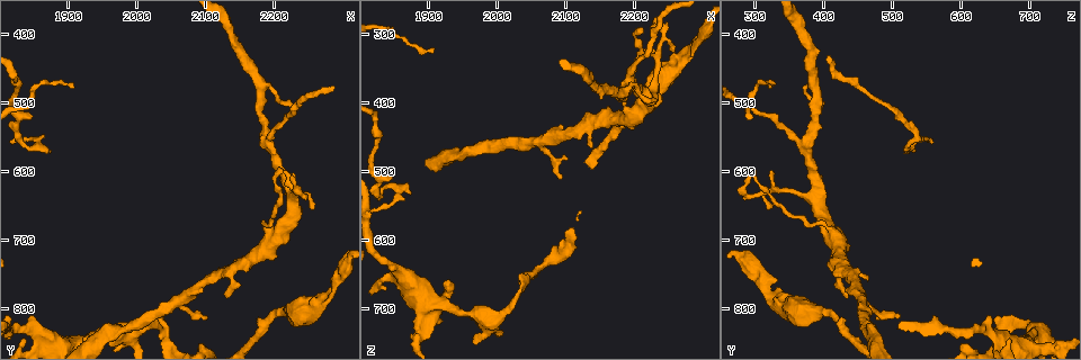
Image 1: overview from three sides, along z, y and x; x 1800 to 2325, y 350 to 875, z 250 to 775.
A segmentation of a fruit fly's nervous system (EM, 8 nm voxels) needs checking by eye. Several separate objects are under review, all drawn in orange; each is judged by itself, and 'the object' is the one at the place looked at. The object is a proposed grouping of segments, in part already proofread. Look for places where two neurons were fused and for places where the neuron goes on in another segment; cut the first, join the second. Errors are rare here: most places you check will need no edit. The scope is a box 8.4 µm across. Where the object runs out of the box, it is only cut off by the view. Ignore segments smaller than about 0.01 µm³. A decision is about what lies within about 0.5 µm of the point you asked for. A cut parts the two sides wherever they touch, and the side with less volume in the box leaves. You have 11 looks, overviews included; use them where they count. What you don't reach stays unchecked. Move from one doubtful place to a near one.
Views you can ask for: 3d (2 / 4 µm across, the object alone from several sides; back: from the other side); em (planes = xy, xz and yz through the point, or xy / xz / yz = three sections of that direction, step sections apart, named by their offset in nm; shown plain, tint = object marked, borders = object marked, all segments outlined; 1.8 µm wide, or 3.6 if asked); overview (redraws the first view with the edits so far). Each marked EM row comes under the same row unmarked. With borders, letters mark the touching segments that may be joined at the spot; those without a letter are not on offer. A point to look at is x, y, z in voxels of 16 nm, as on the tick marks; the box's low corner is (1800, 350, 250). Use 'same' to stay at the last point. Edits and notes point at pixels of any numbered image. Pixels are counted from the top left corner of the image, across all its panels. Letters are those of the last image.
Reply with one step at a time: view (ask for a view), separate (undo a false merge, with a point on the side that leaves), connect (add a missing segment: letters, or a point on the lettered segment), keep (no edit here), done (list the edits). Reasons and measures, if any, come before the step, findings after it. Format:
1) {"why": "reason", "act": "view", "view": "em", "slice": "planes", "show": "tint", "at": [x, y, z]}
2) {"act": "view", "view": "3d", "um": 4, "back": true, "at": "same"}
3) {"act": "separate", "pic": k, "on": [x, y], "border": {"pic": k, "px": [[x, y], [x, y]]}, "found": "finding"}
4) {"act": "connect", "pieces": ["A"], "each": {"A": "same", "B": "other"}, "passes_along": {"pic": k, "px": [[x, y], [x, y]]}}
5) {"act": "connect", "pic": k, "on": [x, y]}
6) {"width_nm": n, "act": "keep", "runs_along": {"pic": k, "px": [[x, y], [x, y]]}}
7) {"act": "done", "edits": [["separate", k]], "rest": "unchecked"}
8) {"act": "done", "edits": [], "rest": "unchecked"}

{"why": "thin end", "act": "view", "view": "em", "slice": "planes", "show": "borders", "at": [2030, 810, 655]}

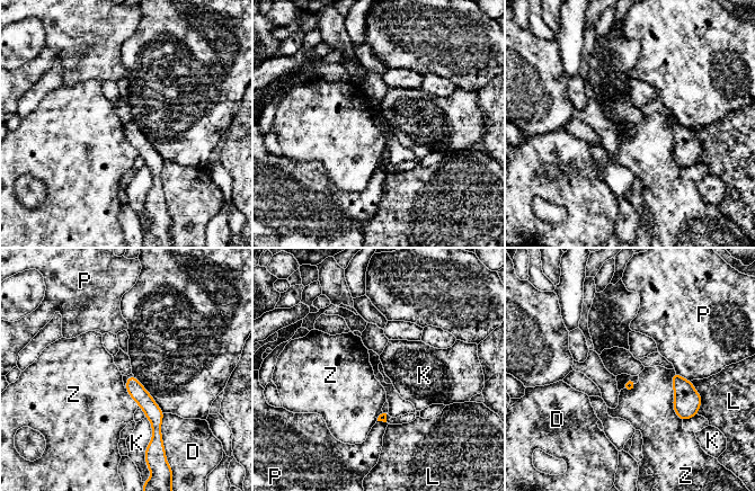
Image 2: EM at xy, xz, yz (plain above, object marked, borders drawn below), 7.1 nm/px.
{"act": "keep", "each": {"D": "other", "K": "other", "L": "other", "P": "other", "Z": "other"}, "runs_along": {"pic": 2, "px": [[132, 378], [156, 414], [154, 435]]}, "found": "none of them fits"}

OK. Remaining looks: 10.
{"why": "thin neck", "act": "view", "view": "3d", "um": 4, "at": [1930, 845, 700]}

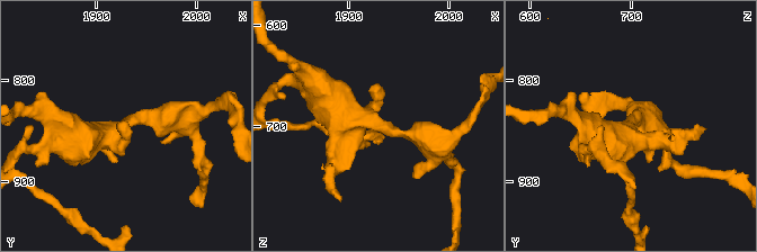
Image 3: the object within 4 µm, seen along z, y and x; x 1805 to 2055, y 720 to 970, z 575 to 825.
{"why": "shape alone is not enough", "act": "view", "view": "em", "slice": "planes", "show": "tint", "at": [1926, 846, 696]}

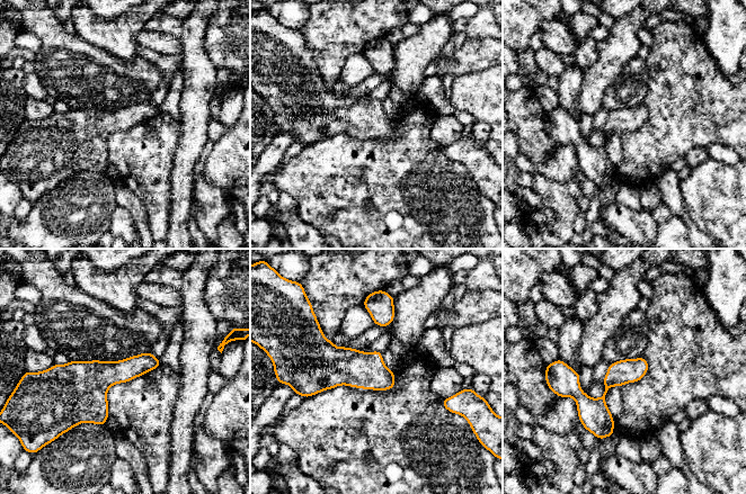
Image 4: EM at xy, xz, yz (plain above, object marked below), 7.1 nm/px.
{"why": "what lies round it", "act": "view", "view": "em", "slice": "planes", "show": "borders", "at": "same"}

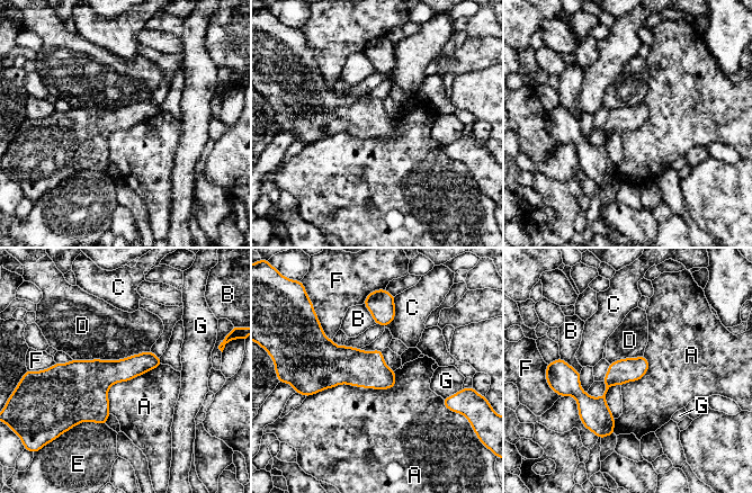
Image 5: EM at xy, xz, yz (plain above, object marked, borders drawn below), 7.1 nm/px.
{"width_nm": 180, "act": "keep", "each": {"A": "other", "B": "other", "C": "other", "D": "other", "E": "other", "F": "other", "G": "other"}, "border": {"pic": 5, "px": [[395, 370], [388, 388], [306, 396]]}, "found": "one neuron here"}

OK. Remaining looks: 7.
{"why": "calibre changes", "act": "view", "view": "em", "slice": "planes", "show": "tint", "at": [2265, 795, 340]}

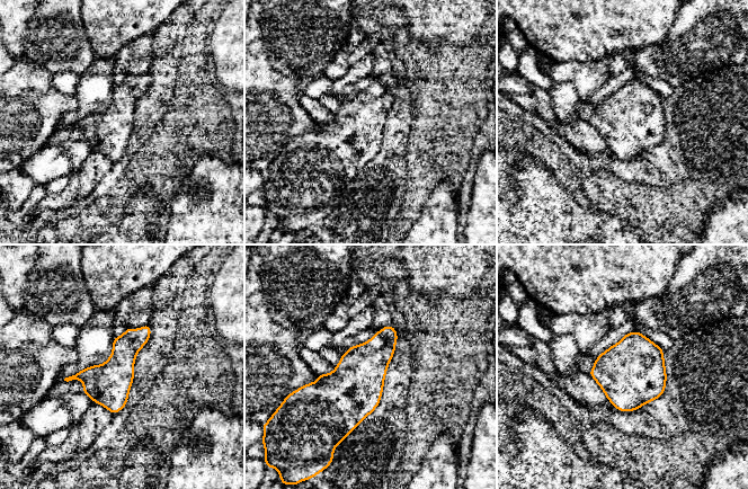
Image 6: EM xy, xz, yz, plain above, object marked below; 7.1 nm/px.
{"why": "what lies round it", "act": "view", "view": "em", "slice": "planes", "show": "borders", "at": "same"}

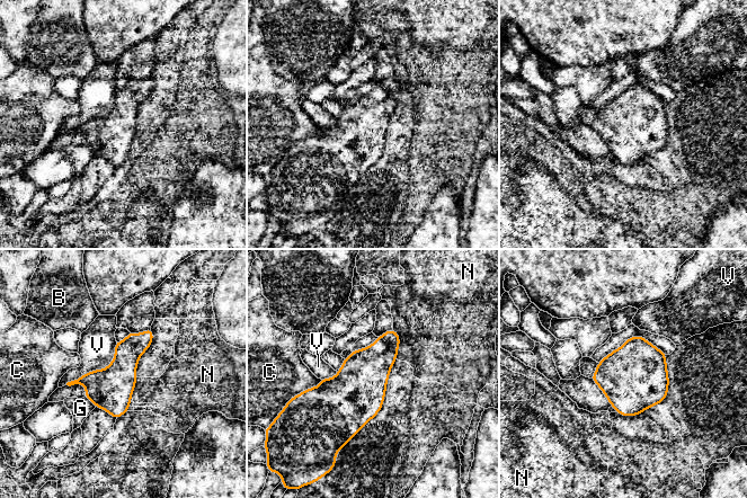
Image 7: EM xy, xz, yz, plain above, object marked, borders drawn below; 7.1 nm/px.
{"longest_contact_nm": ["V", 480], "act": "keep", "each": {"B": "other", "C": "other", "G": "other", "N": "other", "V": "other"}, "border": {"pic": 7, "px": [[116, 341], [105, 367], [65, 384]]}, "found": "all the same neuron"}

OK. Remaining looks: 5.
{"why": "a fork", "act": "view", "view": "em", "um": 3.6, "slice": "xy", "step": 16, "show": "tint", "at": [2190, 560, 375]}

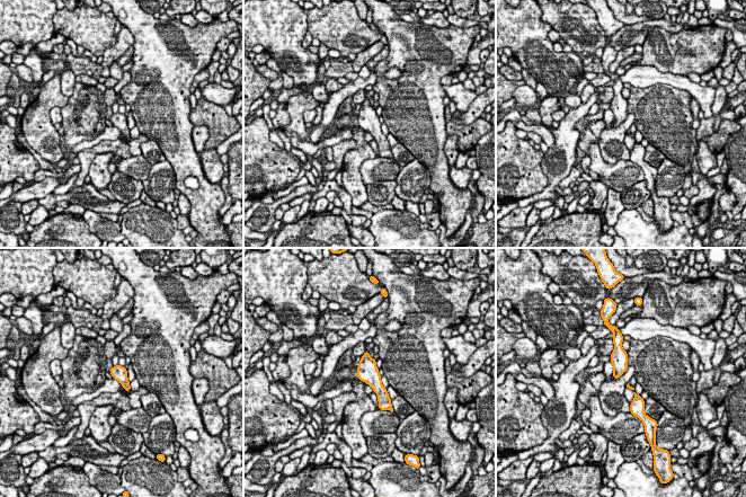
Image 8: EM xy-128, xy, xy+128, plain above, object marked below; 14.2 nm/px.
{"why": "another direction", "act": "view", "view": "em", "um": 3.6, "slice": "planes", "show": "borders", "at": "same"}

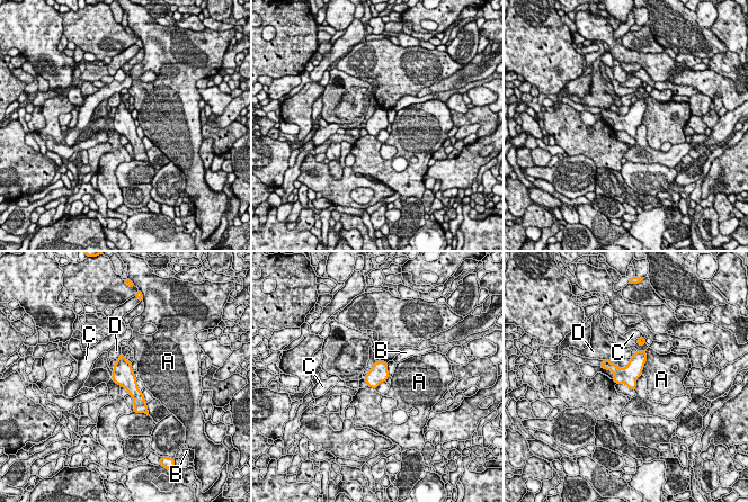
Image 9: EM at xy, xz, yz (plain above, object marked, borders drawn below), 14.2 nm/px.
{"width_nm": 260, "act": "keep", "each": {"A": "other", "B": "other", "C": "other", "D": "other"}, "found": "all the same neuron"}

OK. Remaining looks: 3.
{"act": "done", "edits": [], "rest": "unchecked"}

